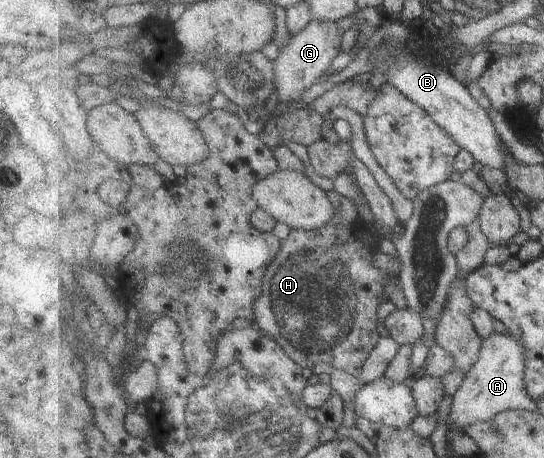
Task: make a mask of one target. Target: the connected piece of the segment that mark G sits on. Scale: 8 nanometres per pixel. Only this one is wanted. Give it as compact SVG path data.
M313 19L302 33L292 36L290 43L281 48L276 60L276 86L279 102L295 102L315 84L319 83L325 72L333 66L335 58L341 54L345 31L339 28L337 21Z

